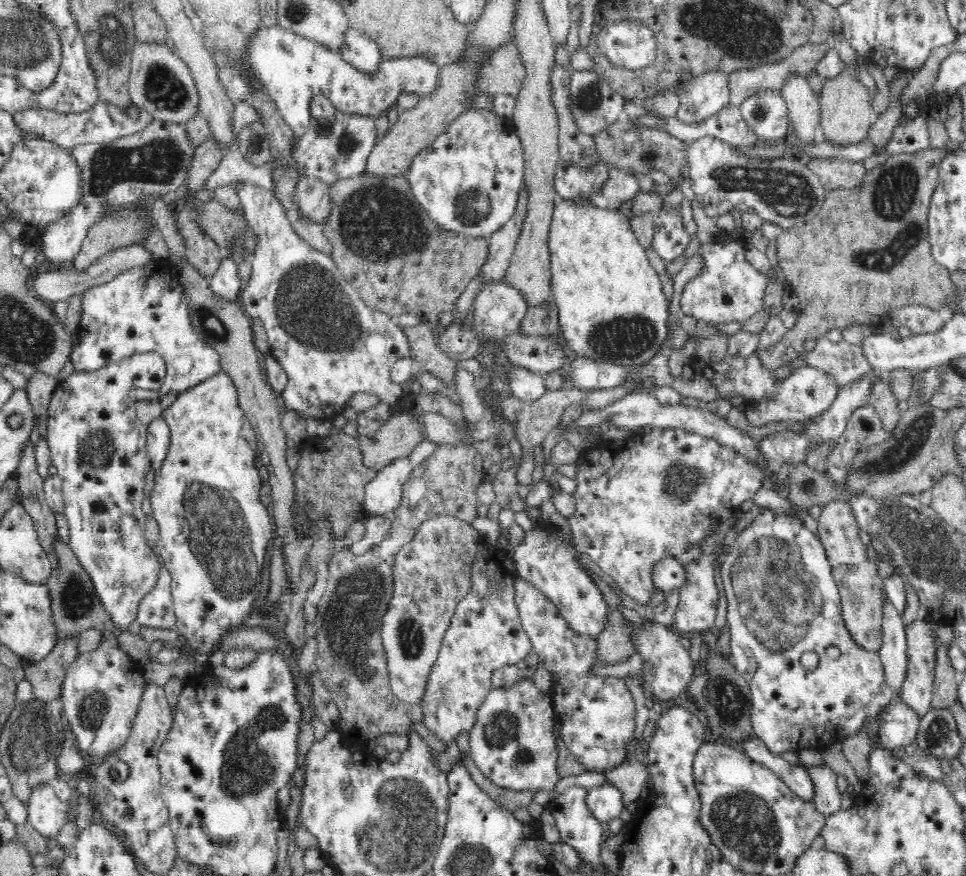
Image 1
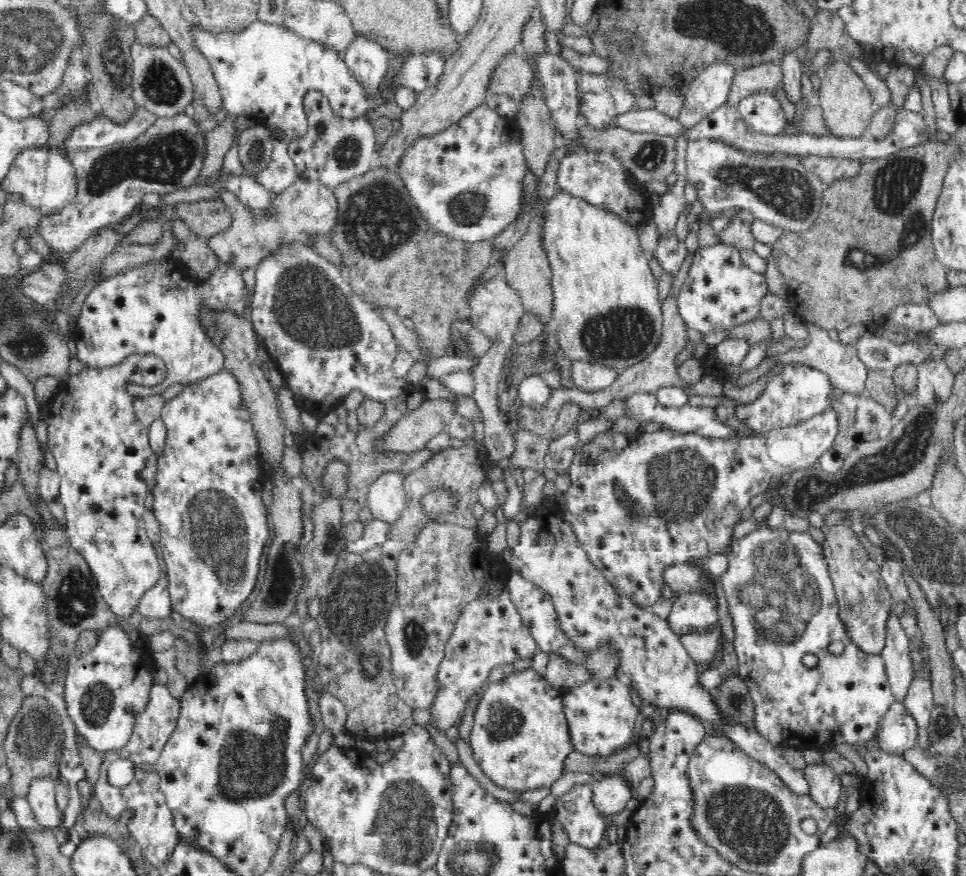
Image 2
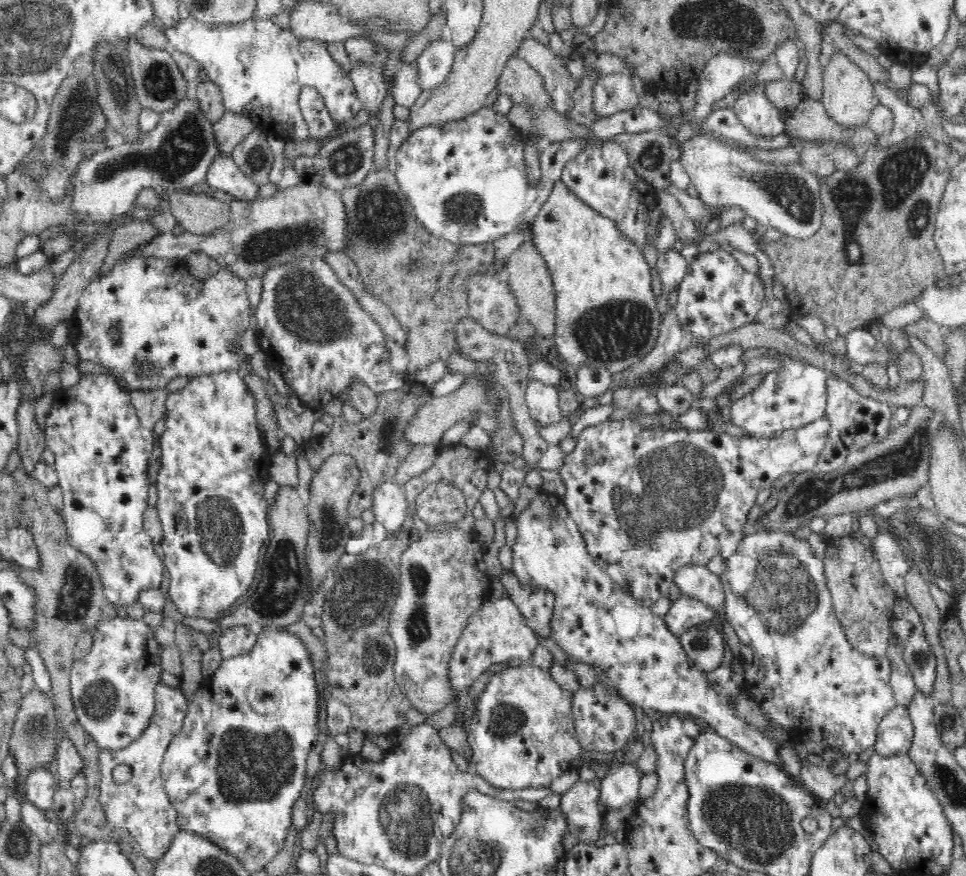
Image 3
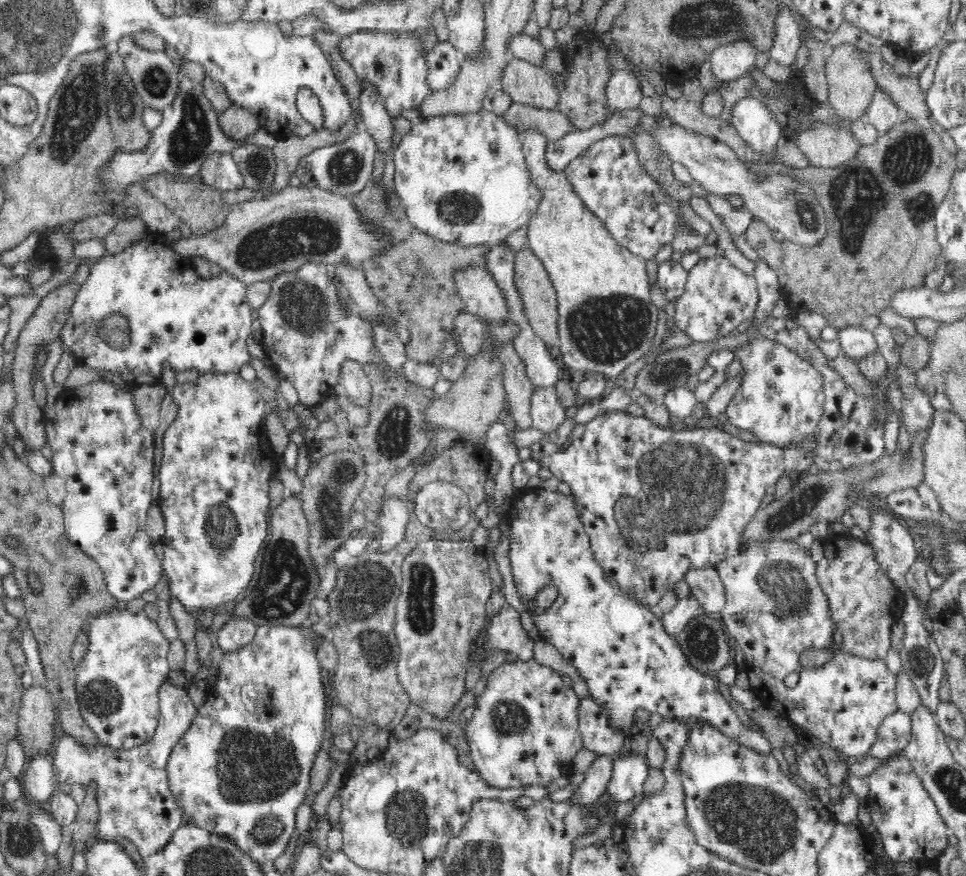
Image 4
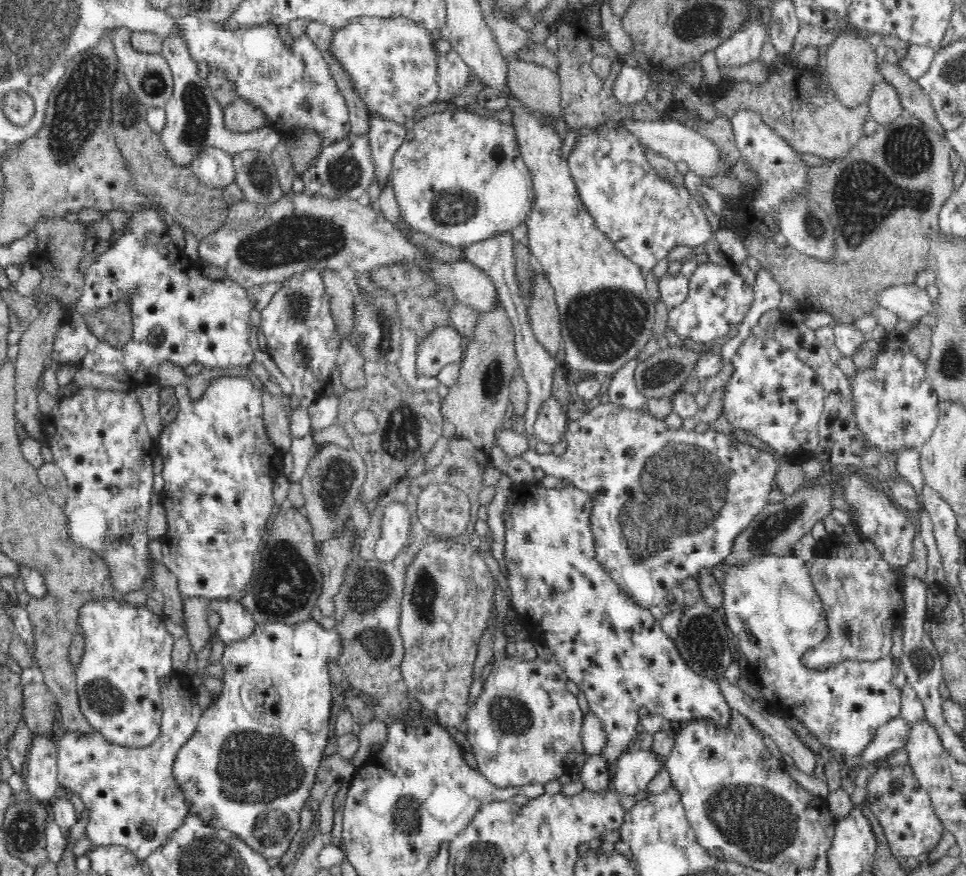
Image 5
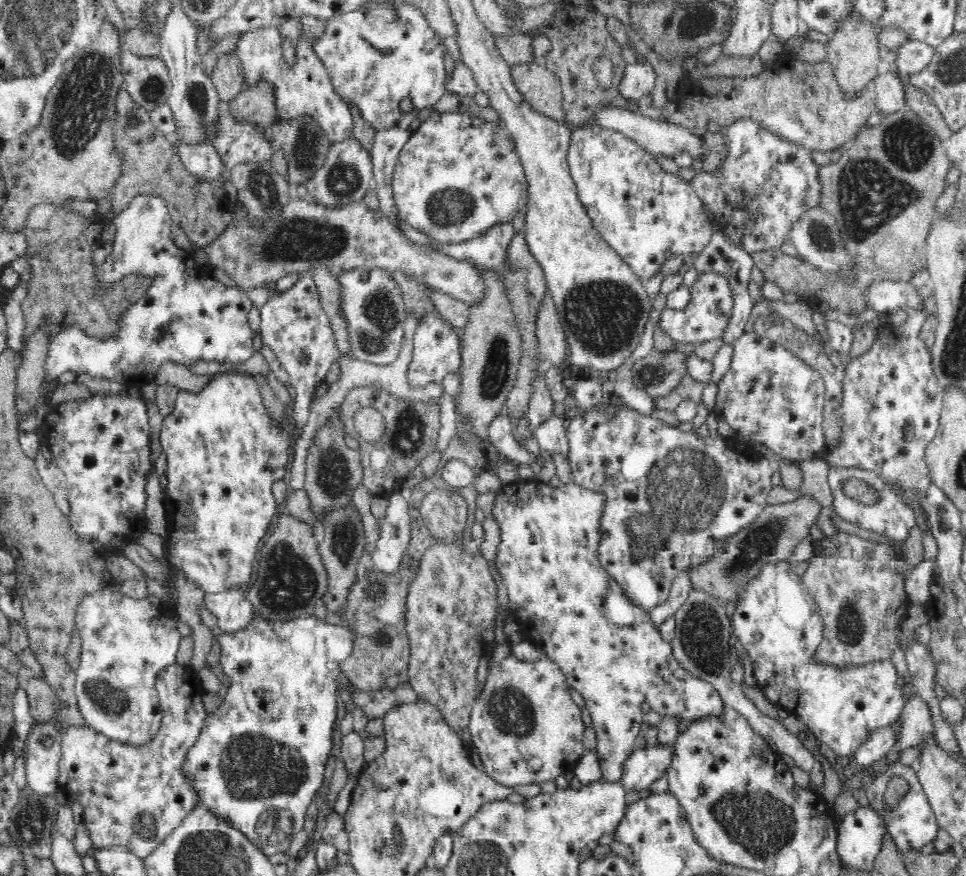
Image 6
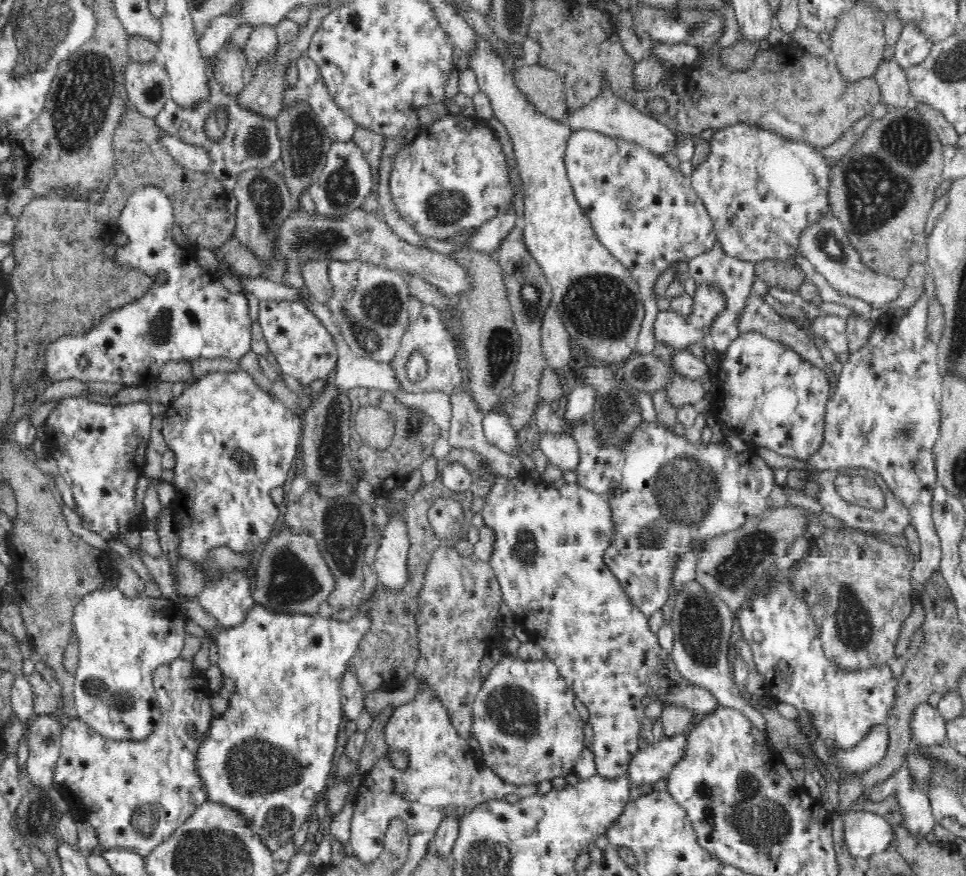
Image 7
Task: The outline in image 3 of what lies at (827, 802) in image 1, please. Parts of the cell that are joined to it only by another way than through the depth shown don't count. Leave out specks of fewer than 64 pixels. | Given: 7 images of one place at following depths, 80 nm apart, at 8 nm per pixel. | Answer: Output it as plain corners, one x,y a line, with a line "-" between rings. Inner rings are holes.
808,760
803,762
802,768
802,782
806,784
806,788
820,798
822,804
832,802
836,792
841,790
842,786
847,782
846,774
833,774
830,769
821,765
819,767
811,764

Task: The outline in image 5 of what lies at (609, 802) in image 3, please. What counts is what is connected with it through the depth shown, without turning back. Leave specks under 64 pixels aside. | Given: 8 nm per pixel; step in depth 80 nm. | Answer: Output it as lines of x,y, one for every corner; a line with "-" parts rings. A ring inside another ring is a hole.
636,749
622,753
615,760
612,789
619,797
633,796
647,790
647,784
664,768
650,750

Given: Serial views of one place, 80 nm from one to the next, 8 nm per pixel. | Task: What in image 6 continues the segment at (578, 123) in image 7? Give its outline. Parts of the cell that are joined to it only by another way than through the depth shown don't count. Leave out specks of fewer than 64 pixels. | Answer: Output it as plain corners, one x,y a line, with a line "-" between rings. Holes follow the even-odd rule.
605,109
600,110
596,114
596,120
591,125
603,126
610,128
610,130
618,130
624,135
632,138
642,148
647,149
653,156
666,155
672,156
673,154
682,154
686,152
694,162
702,162
708,160
708,146
704,138
699,134
694,134
690,129
674,123
658,122
658,119
650,119
634,114
634,112
626,109

